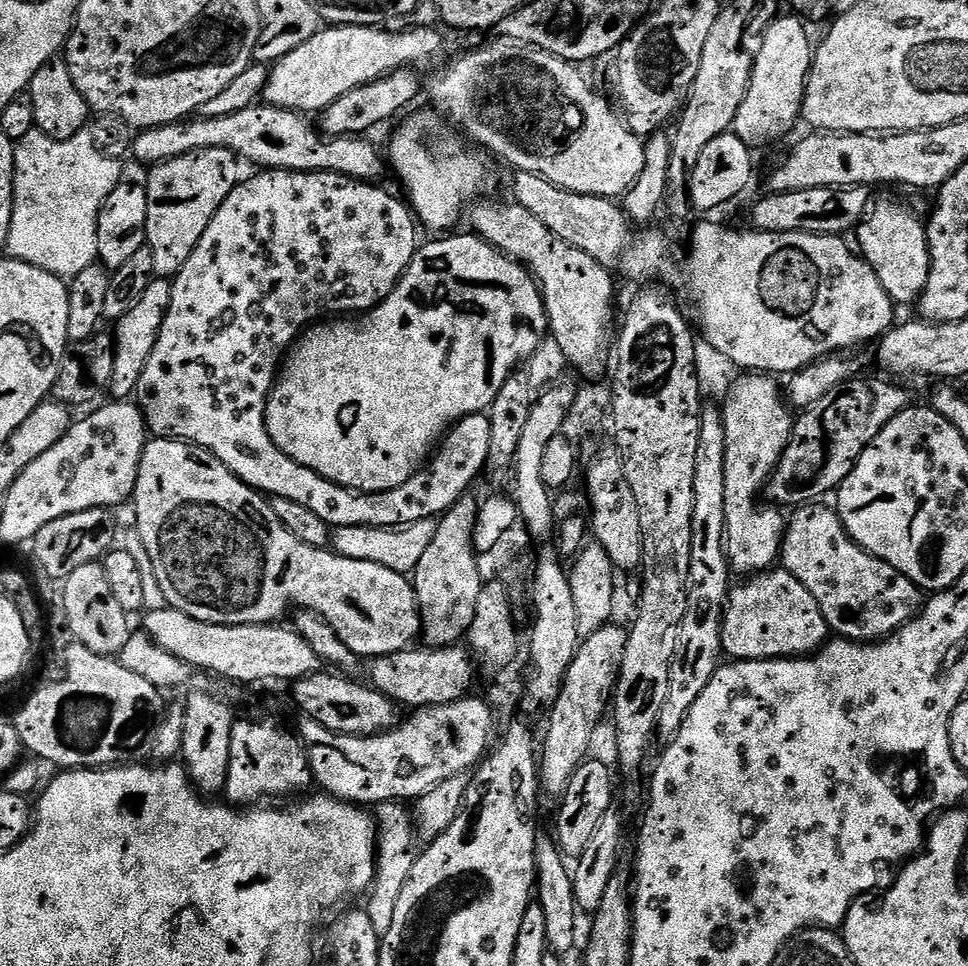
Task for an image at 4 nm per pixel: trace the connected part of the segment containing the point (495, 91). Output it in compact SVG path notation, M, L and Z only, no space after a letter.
M495 39L458 57L441 76L433 78L429 88L427 85L426 96L428 92L437 109L445 108L447 119L452 119L451 123L465 137L489 148L486 150L493 157L501 156L506 163L513 164L516 172L545 176L554 186L578 194L623 197L634 186L638 174L642 174L645 141L628 127L615 107L612 109L588 85L577 65L526 42Z

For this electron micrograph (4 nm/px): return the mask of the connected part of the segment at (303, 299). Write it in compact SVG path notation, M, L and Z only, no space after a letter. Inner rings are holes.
M260 170L257 171L257 176L252 176L245 179L243 182L236 185L235 190L226 198L226 202L222 202L222 206L214 214L214 218L210 222L210 226L206 226L206 234L202 234L202 238L198 242L198 246L194 250L194 254L190 254L190 258L186 258L186 266L182 266L182 270L172 280L172 297L170 298L170 310L166 310L166 318L162 322L162 330L158 334L158 342L154 342L154 354L150 354L150 362L146 362L146 370L142 370L142 378L138 378L138 386L134 393L135 403L140 409L140 413L144 415L144 423L151 435L156 438L171 438L174 440L183 440L189 444L196 444L199 448L205 448L207 452L214 453L219 460L229 468L236 477L244 484L249 484L251 488L255 488L257 492L268 498L277 500L289 500L290 502L298 502L302 506L306 506L310 510L314 510L314 514L318 514L318 518L322 518L326 523L331 524L333 529L345 528L346 526L370 526L371 528L401 528L403 524L413 524L414 522L422 522L439 518L444 513L451 510L454 502L458 502L458 498L462 498L469 491L468 488L480 476L480 471L485 471L488 468L488 455L490 454L490 422L487 415L477 414L462 418L457 424L453 424L450 431L443 437L442 443L435 449L434 455L421 467L419 472L416 472L406 482L402 482L402 486L398 486L394 490L386 490L385 492L354 492L350 488L344 488L340 484L330 482L326 478L322 478L314 470L310 470L306 466L302 466L297 460L292 459L282 450L278 450L278 446L274 446L274 442L268 433L266 426L266 406L268 405L268 396L272 392L272 388L276 384L277 375L282 367L282 361L287 357L291 347L296 343L301 332L305 331L309 326L323 321L325 318L335 317L337 314L363 314L376 308L392 293L394 286L398 286L398 282L404 276L404 271L410 266L410 262L414 258L418 247L418 239L416 240L416 228L418 229L417 221L414 219L414 213L403 199L400 200L396 196L391 196L384 188L376 188L375 183L366 180L355 180L349 176L343 176L337 172L285 172L283 170Z

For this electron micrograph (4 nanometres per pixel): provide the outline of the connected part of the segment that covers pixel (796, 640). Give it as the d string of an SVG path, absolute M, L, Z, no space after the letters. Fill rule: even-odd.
M776 566L771 570L749 575L745 584L731 589L728 603L724 605L722 646L724 656L732 660L783 660L785 658L807 658L820 651L830 639L830 629L822 614L822 606L814 602L814 594L794 578L792 572Z

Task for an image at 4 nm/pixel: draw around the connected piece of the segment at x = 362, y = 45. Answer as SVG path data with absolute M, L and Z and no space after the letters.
M346 24L324 26L298 50L290 50L271 65L263 99L274 108L289 108L291 112L323 113L342 94L350 94L363 84L397 72L400 68L415 69L416 64L428 64L444 48L444 40L436 28L408 26L405 32L387 32L384 26Z

